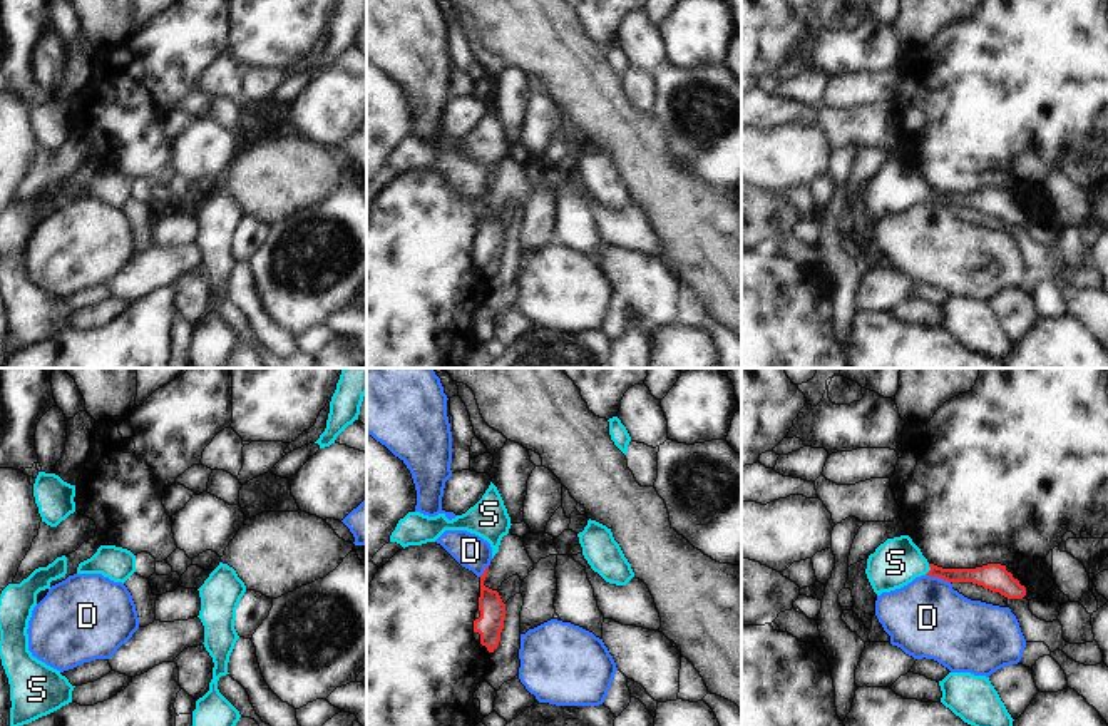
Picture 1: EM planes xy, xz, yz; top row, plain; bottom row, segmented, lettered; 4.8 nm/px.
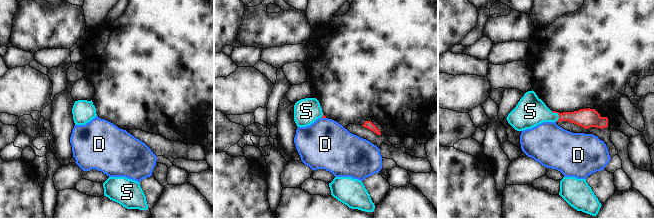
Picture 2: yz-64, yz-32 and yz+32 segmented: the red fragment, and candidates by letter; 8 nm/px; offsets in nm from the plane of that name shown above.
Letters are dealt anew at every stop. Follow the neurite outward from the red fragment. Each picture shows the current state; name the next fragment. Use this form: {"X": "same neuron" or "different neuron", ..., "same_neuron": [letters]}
{"D": "different neuron", "S": "same neuron", "same_neuron": ["S"]}

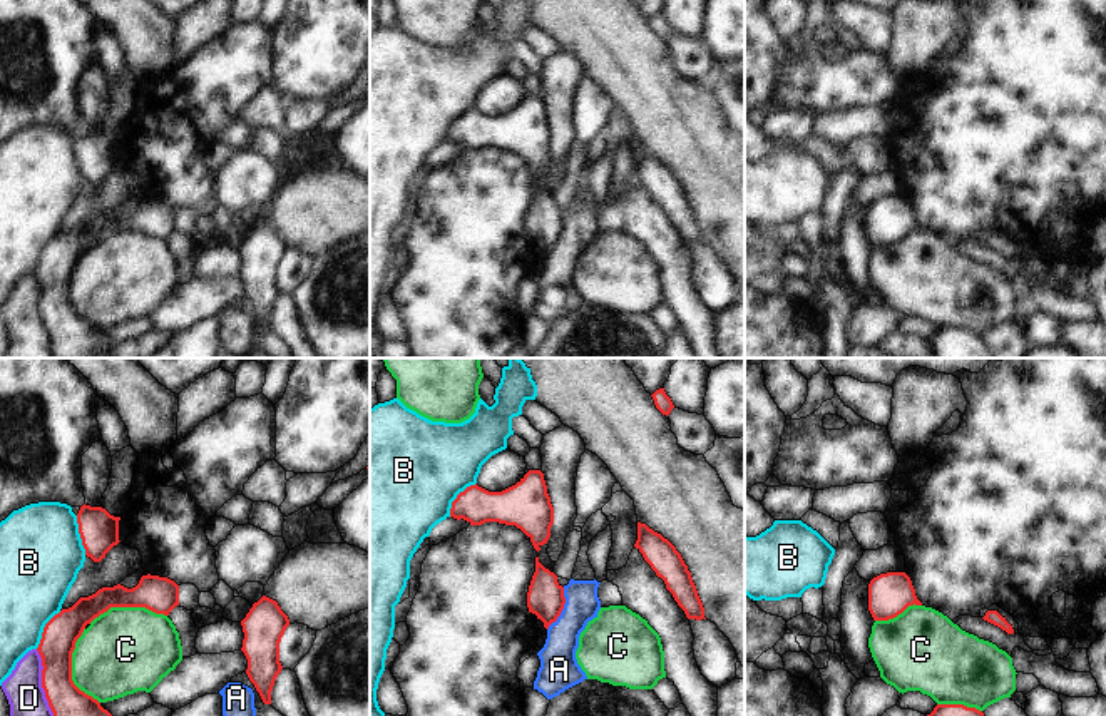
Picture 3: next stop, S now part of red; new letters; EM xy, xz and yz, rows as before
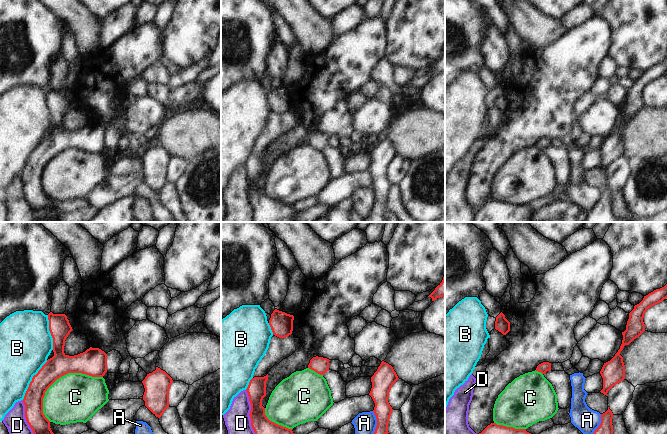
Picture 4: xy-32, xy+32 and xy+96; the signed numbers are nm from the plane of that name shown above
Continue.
{"A": "different neuron", "B": "different neuron", "C": "different neuron", "D": "different neuron", "same_neuron": []}

